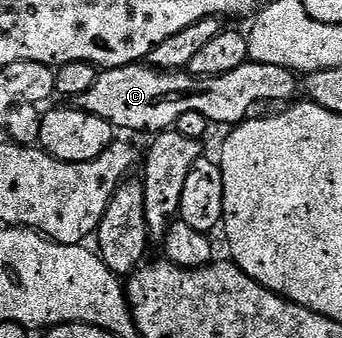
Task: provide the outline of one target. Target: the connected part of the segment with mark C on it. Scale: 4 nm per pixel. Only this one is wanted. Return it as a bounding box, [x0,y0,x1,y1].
[74,60,298,135]

